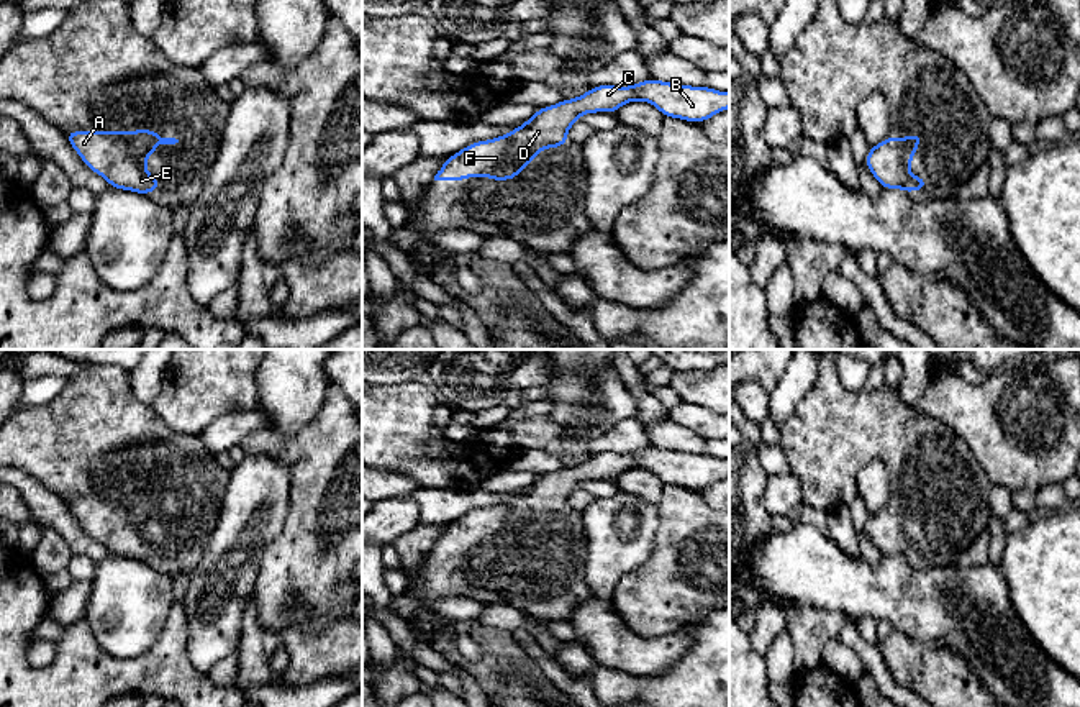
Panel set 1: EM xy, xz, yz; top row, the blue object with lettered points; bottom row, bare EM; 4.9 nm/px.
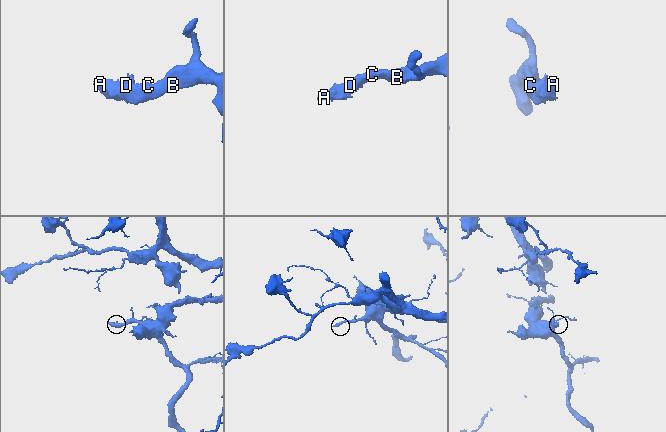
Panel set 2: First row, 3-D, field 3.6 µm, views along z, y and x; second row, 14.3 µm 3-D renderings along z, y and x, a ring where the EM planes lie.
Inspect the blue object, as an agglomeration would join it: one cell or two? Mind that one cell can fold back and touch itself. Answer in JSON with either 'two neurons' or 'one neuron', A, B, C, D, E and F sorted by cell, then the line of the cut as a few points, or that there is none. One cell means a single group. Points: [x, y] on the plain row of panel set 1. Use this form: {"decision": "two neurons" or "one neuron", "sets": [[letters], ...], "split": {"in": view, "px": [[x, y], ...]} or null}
{"decision": "one neuron", "sets": [["A", "B", "C", "D", "E", "F"]], "split": null}

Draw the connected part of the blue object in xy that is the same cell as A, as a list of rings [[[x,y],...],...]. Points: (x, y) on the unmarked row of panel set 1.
[[[143,494],[139,499],[66,499],[66,507],[84,531],[100,541],[110,554],[133,558],[144,564],[161,556],[161,546],[147,541],[144,525],[154,523],[157,512],[175,512]]]

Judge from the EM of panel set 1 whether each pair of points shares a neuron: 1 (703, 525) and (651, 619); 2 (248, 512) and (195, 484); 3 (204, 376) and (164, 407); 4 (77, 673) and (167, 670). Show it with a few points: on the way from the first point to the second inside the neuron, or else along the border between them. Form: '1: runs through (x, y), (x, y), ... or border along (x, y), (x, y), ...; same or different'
1: runs through (703, 548), (703, 556), (664, 596); same
2: border along (231, 473), (215, 529), (208, 535); different
3: runs through (194, 386), (174, 405); same
4: runs through (100, 673), (140, 673), (145, 668); same

